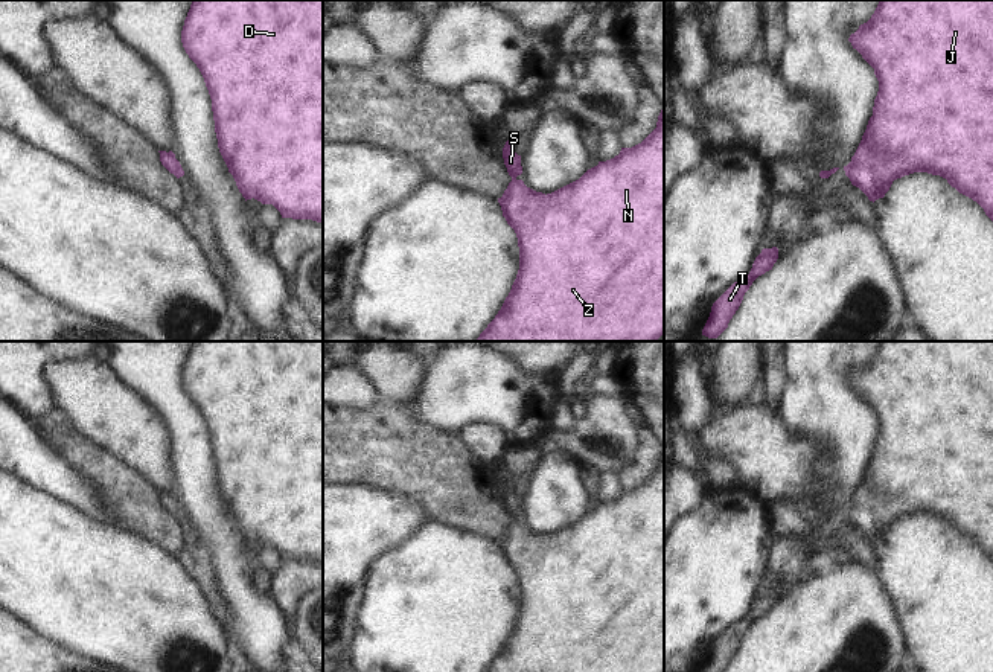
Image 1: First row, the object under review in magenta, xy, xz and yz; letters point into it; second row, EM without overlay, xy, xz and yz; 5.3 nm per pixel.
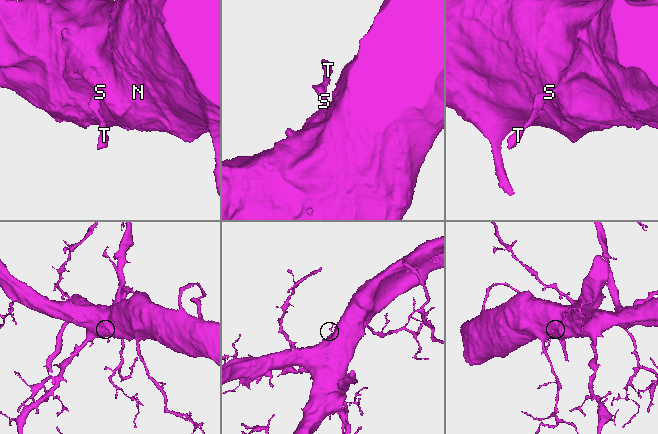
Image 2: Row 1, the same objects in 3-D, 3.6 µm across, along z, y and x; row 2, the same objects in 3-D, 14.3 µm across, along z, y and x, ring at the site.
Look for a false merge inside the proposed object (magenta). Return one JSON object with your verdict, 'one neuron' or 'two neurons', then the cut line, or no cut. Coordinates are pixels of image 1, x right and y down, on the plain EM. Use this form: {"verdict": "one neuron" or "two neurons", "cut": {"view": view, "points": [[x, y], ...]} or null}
{"verdict": "one neuron", "cut": null}

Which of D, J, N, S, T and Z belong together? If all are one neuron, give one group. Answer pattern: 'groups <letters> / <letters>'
groups D J N S T Z

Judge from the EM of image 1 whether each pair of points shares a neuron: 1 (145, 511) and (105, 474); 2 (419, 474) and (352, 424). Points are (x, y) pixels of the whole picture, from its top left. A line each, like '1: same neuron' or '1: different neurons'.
1: same neuron
2: same neuron

